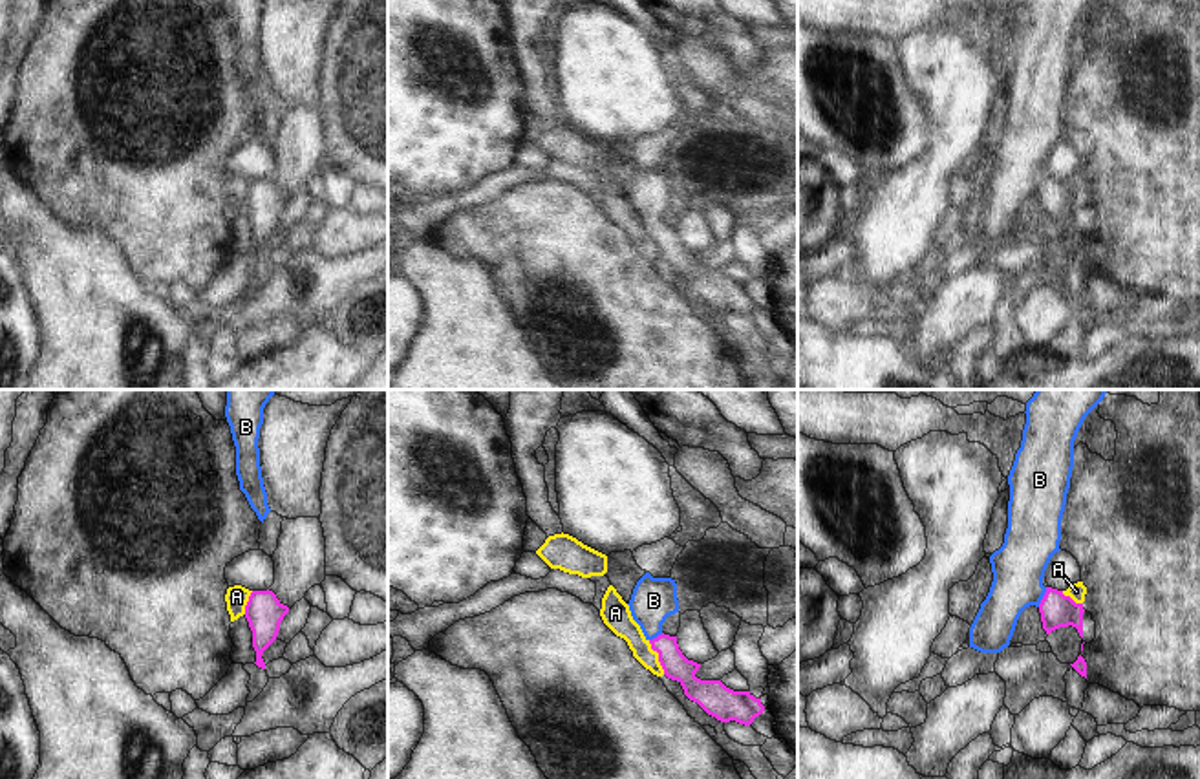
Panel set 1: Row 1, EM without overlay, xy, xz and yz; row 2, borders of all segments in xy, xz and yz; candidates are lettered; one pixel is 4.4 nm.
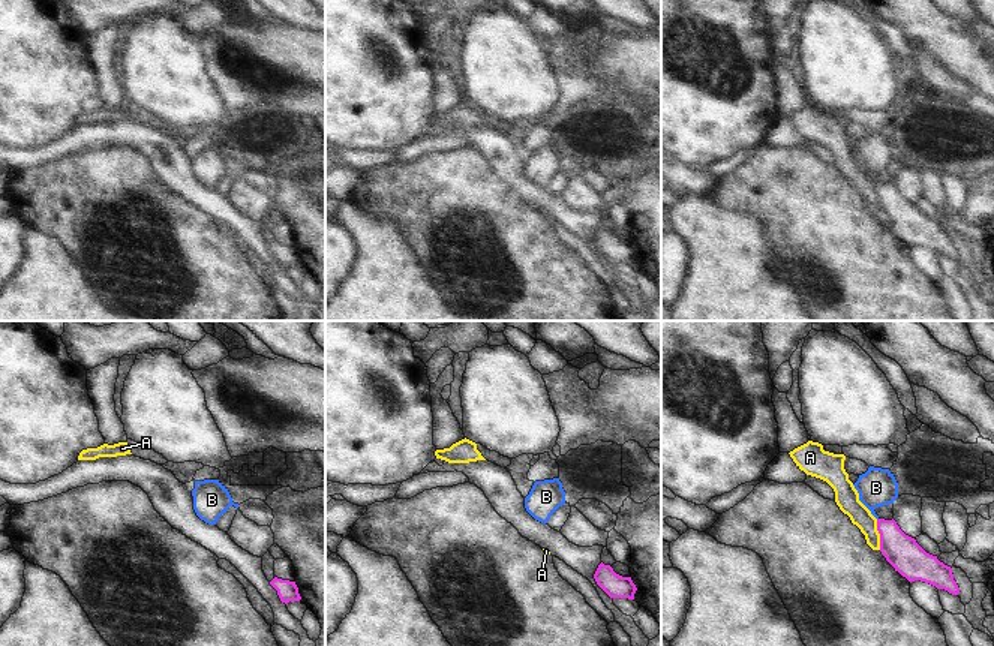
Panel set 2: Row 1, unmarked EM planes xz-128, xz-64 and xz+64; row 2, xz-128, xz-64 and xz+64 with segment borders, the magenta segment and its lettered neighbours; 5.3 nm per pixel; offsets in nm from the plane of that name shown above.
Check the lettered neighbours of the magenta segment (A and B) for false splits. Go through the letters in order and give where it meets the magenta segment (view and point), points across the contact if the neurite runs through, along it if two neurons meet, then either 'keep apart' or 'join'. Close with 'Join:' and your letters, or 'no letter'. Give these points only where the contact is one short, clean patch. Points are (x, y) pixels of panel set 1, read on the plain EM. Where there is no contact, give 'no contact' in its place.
A: xz (659, 247) | along xz (648, 231), (664, 264) | keep apart
B: yz (1043, 187) | across yz (1056, 200), (1043, 187), (1030, 174), (1030, 132) | join
Join: B

